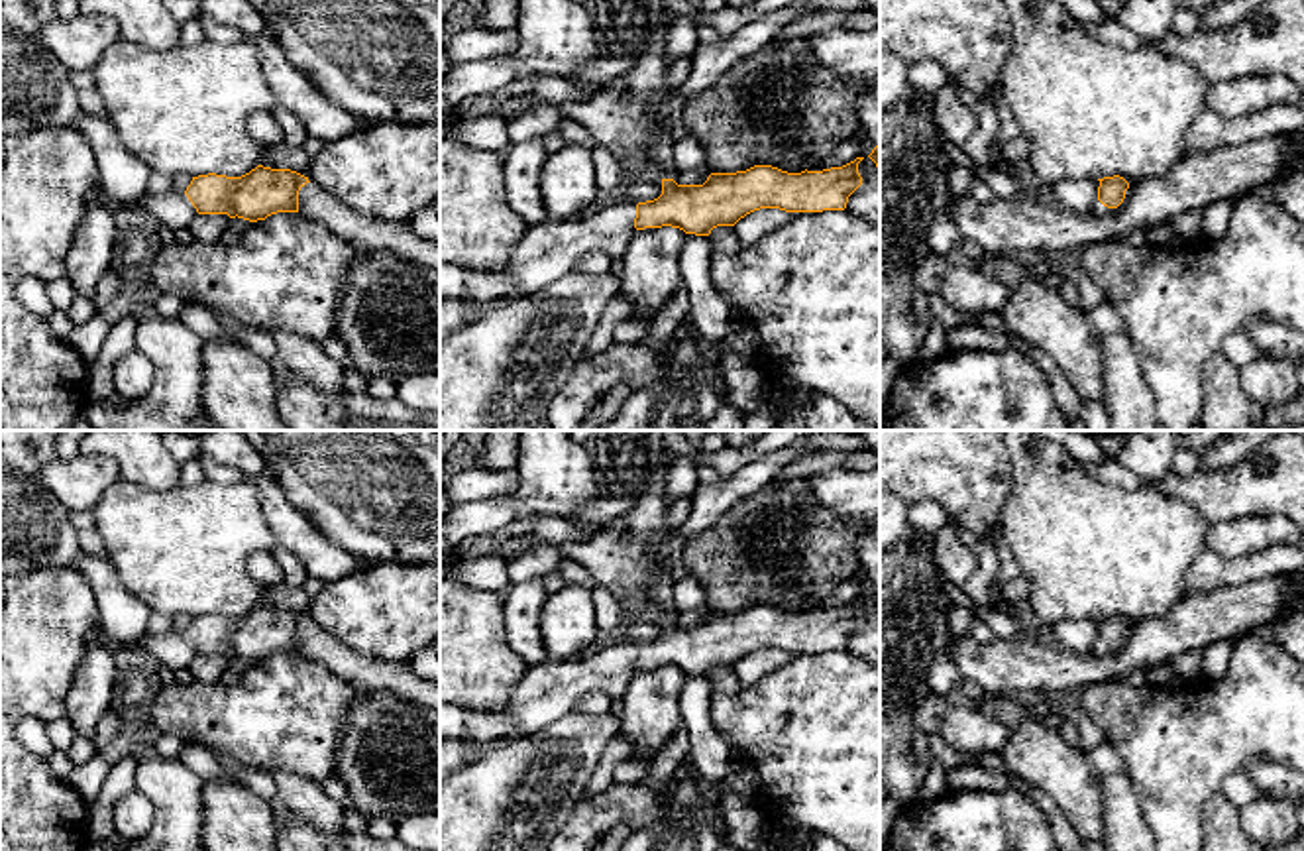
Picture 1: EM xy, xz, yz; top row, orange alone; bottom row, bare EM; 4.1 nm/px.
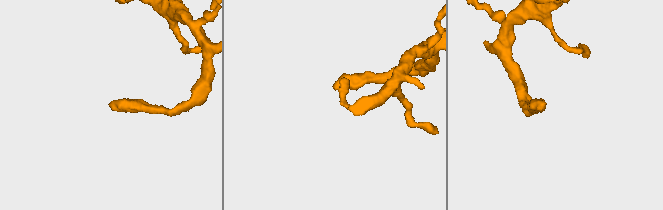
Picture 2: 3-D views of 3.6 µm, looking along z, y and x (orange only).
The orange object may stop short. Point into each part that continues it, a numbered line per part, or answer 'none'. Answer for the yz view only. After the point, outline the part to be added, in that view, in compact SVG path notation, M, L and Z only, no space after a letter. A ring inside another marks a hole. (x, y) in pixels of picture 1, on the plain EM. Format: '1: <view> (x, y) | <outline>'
1: yz (1098, 647) | M1129 629L1125 631L1125 639L1123 639L1123 643L1117 647L1117 649L1108 649L1108 647L1104 647L1100 641L1096 641L1096 645L1094 645L1094 652L1096 654L1104 654L1104 656L1114 656L1114 654L1117 654L1119 651L1121 651L1121 647L1125 645L1129 641Z

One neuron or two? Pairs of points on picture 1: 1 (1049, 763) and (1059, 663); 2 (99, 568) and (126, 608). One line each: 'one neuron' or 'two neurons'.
1: two neurons
2: one neuron

